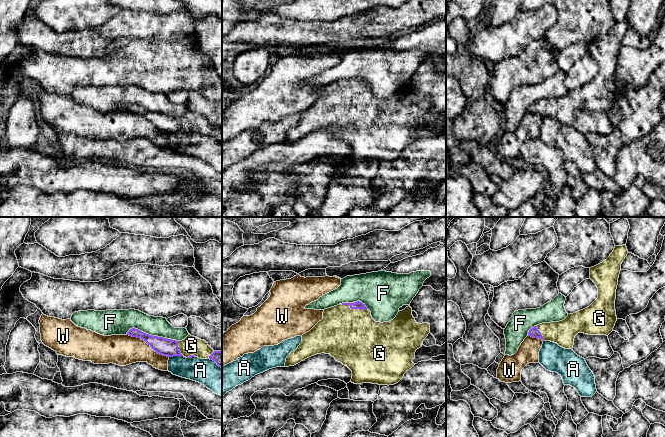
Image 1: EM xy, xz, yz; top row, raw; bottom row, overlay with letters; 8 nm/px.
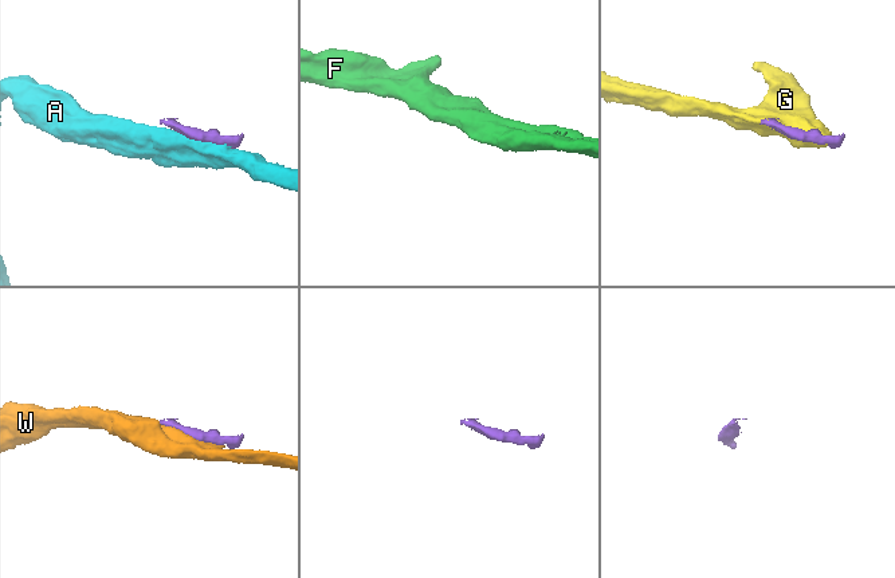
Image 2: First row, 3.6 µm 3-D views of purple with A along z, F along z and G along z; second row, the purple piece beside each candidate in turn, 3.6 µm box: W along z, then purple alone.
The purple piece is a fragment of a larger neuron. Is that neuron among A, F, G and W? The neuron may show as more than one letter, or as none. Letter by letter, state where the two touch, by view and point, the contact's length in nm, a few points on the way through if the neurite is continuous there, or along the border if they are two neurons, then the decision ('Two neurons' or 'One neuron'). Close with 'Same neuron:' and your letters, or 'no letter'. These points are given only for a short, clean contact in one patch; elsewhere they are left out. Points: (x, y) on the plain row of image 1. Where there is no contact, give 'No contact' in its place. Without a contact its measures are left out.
A: Touches purple at xy (175, 131). Shared border 110 nm. Two neurons
F: Touches purple at xy (151, 111). Shared border 420 nm. Two neurons
G: Touches purple at xz (354, 84). Shared border 220 nm. One neuron
W: Touches purple at xy (148, 120). Shared border 380 nm. Two neurons
Same neuron: G

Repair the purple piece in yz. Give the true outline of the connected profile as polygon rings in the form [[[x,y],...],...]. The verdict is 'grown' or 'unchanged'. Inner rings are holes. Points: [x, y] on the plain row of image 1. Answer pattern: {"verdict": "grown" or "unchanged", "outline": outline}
{"verdict": "grown", "outline": [[[626,21],[615,22],[605,37],[590,44],[590,55],[598,64],[598,74],[589,83],[568,90],[562,97],[534,102],[528,112],[557,119],[565,125],[573,124],[578,109],[608,112],[617,97],[616,65],[621,40],[627,30]]]}

